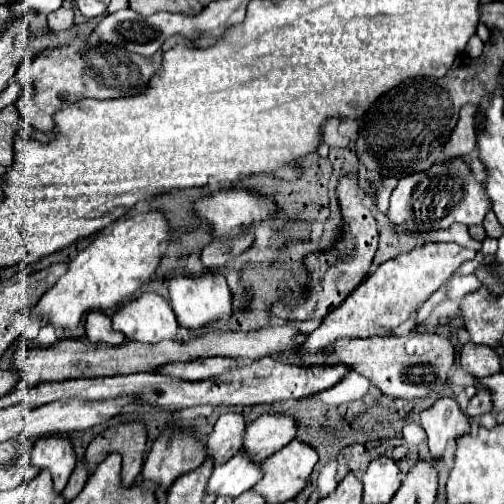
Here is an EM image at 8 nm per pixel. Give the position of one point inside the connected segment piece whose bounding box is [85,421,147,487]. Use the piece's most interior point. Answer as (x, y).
(130, 439)

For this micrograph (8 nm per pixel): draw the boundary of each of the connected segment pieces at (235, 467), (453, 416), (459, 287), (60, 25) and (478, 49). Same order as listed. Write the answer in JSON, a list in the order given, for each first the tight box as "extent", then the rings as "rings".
[{"extent":[209,449,263,497],"rings":[[[241,449],[223,465],[215,465],[215,471],[209,479],[209,493],[239,497],[249,491],[263,477],[261,465],[251,461],[251,457]]]},{"extent":[421,397,469,459],"rings":[[[451,397],[437,399],[429,409],[421,411],[421,427],[429,439],[429,451],[433,459],[441,457],[447,443],[469,431],[469,417],[459,409]]]},{"extent":[447,274,481,300],"rings":[[[475,274],[452,277],[447,282],[447,296],[451,299],[459,300],[467,293],[476,291],[480,287],[481,282],[475,276]]]},{"extent":[47,7,73,31],"rings":[[[61,7],[53,13],[47,15],[47,23],[49,23],[49,29],[51,31],[65,31],[73,25],[73,9],[69,7]]]},{"extent":[465,34,484,59],"rings":[[[475,34],[473,35],[473,37],[471,37],[471,39],[469,39],[467,43],[467,47],[465,49],[465,53],[469,55],[468,56],[469,58],[475,59],[475,58],[478,58],[482,54],[483,48],[484,48],[484,43]]]}]

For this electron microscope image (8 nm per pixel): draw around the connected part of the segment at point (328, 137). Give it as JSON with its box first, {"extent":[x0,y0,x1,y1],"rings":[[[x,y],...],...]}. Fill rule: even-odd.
{"extent":[323,119,349,147],"rings":[[[329,119],[329,121],[325,123],[325,127],[323,127],[323,141],[325,141],[329,147],[347,147],[349,141],[339,135],[337,127],[339,127],[339,119]]]}

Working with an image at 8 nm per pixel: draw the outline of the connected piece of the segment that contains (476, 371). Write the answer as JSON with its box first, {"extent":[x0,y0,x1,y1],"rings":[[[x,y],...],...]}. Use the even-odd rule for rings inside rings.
{"extent":[459,341,501,379],"rings":[[[471,341],[463,345],[463,349],[459,353],[459,363],[463,369],[467,369],[477,379],[491,377],[501,371],[497,353],[487,345],[475,345]]]}

